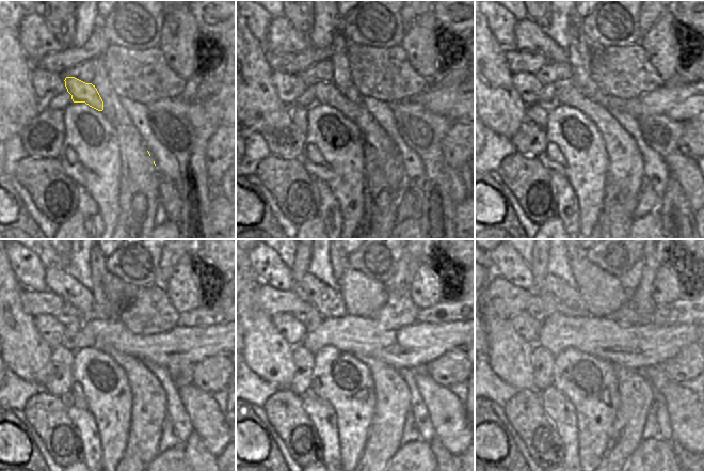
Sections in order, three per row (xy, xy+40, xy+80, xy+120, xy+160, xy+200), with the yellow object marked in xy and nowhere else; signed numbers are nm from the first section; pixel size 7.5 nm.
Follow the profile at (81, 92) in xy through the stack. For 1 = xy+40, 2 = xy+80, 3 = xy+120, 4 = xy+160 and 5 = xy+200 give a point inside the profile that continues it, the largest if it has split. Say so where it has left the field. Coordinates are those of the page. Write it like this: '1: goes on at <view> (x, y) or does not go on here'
1: goes on at xy+40 (326, 93)
2: goes on at xy+80 (570, 94)
3: goes on at xy+120 (129, 363)
4: goes on at xy+160 (397, 396)
5: goes on at xy+200 (638, 397)

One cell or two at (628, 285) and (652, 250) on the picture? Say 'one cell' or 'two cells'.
two cells

